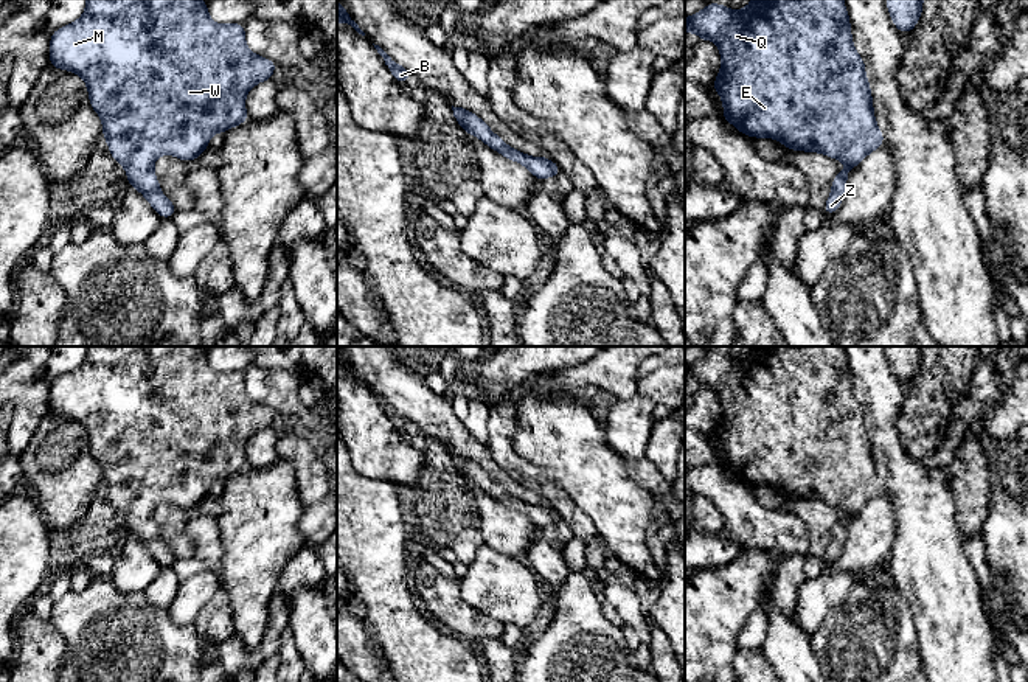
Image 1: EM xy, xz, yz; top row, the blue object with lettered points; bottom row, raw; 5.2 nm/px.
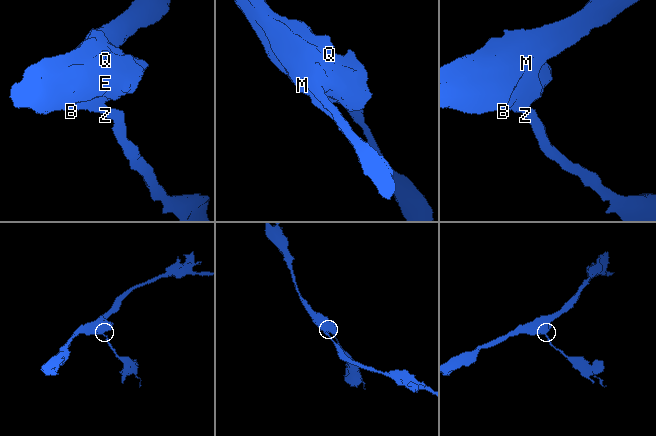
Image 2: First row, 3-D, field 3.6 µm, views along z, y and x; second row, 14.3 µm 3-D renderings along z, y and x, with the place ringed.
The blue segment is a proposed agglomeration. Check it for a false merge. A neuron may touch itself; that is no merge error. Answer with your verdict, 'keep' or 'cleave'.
keep

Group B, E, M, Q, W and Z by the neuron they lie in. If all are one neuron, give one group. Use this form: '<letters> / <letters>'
B E M Q W Z

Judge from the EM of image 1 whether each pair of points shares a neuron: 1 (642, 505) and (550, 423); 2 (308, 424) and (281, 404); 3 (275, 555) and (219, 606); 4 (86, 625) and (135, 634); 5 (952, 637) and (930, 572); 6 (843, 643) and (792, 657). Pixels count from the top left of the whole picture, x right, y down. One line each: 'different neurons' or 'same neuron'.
1: same neuron
2: same neuron
3: different neurons
4: same neuron
5: same neuron
6: different neurons

